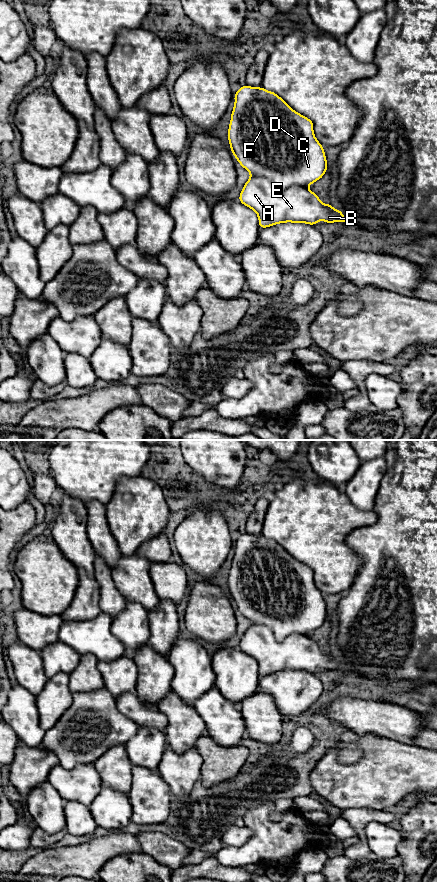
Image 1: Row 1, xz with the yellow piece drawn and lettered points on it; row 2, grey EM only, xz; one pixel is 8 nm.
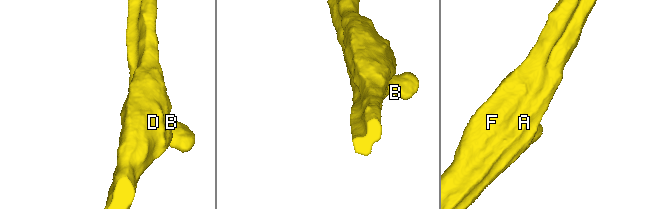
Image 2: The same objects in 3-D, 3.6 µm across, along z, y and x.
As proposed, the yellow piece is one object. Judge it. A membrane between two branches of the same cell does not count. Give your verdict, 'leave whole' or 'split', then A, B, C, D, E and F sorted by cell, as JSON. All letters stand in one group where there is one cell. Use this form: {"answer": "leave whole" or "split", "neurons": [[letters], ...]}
{"answer": "split", "neurons": [["A", "B", "E"], ["C", "D", "F"]]}

